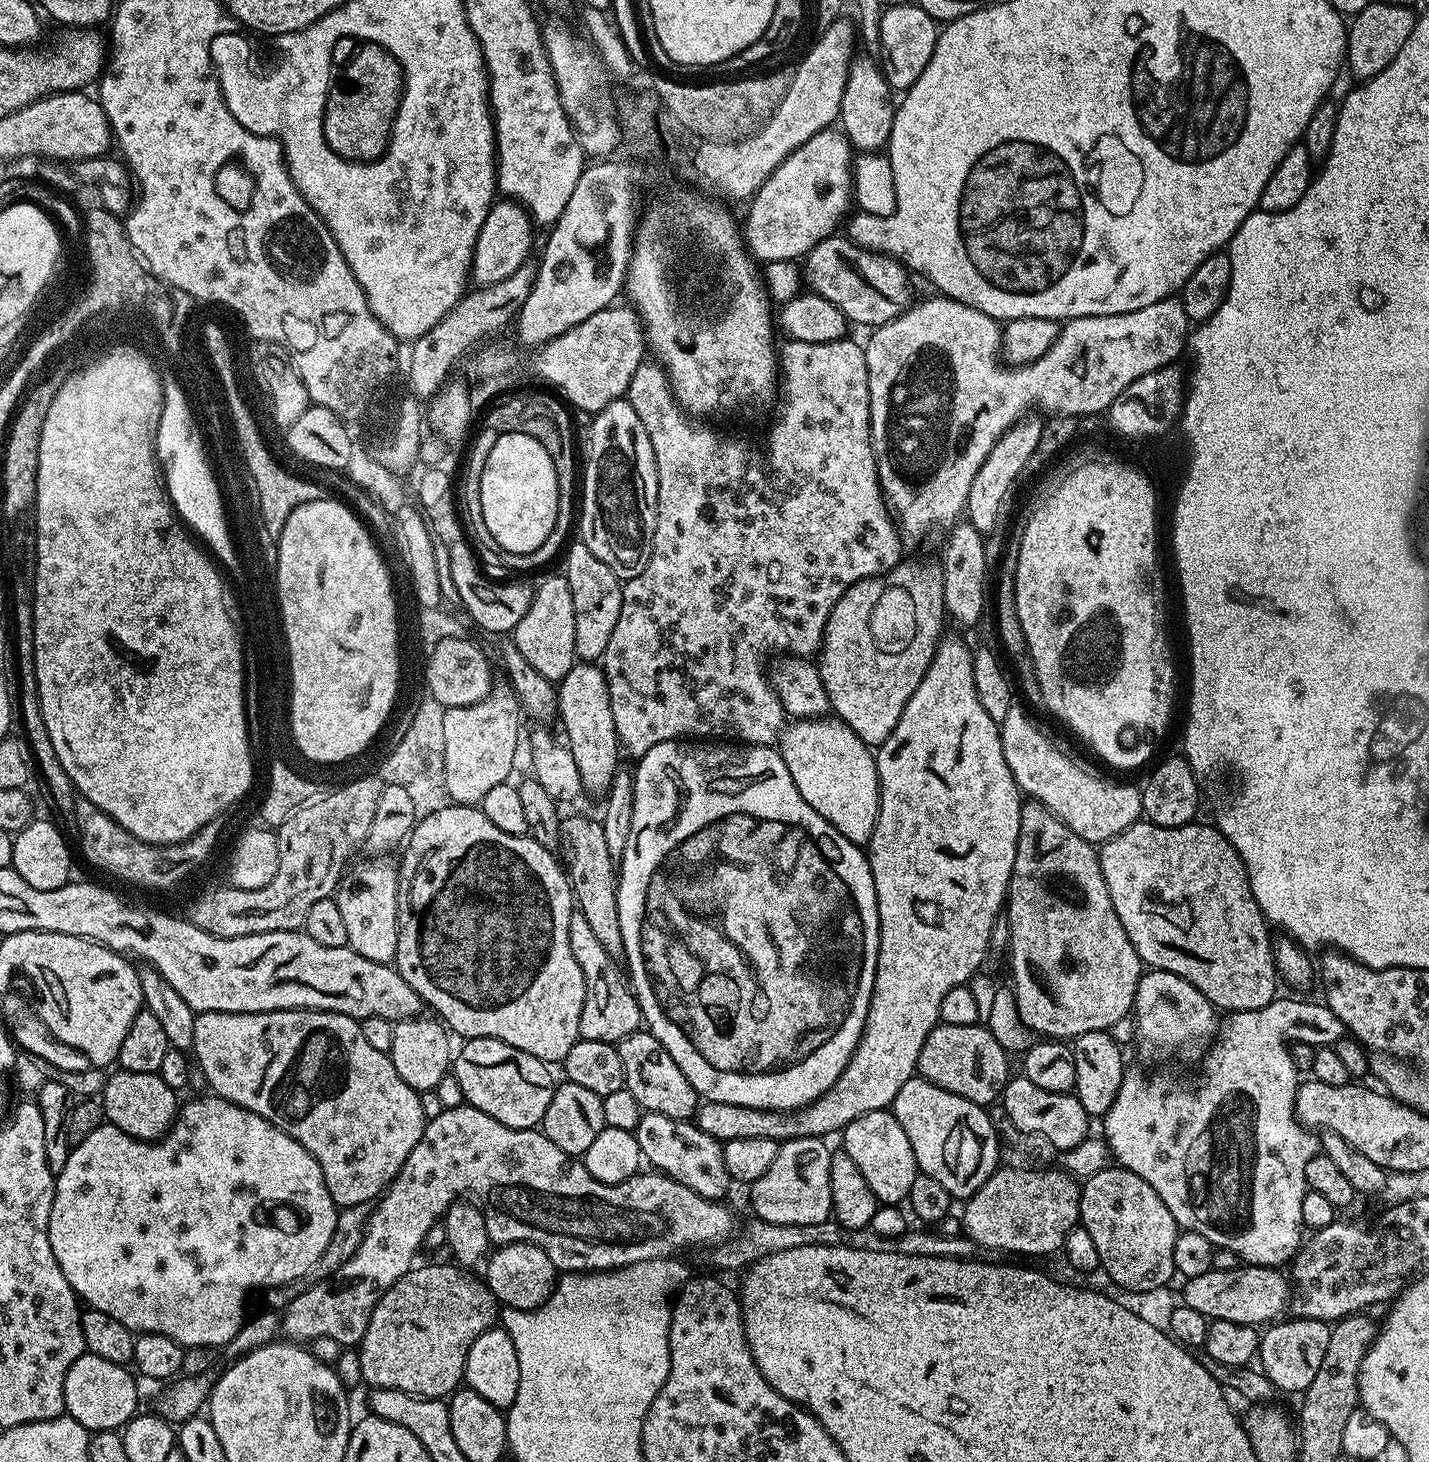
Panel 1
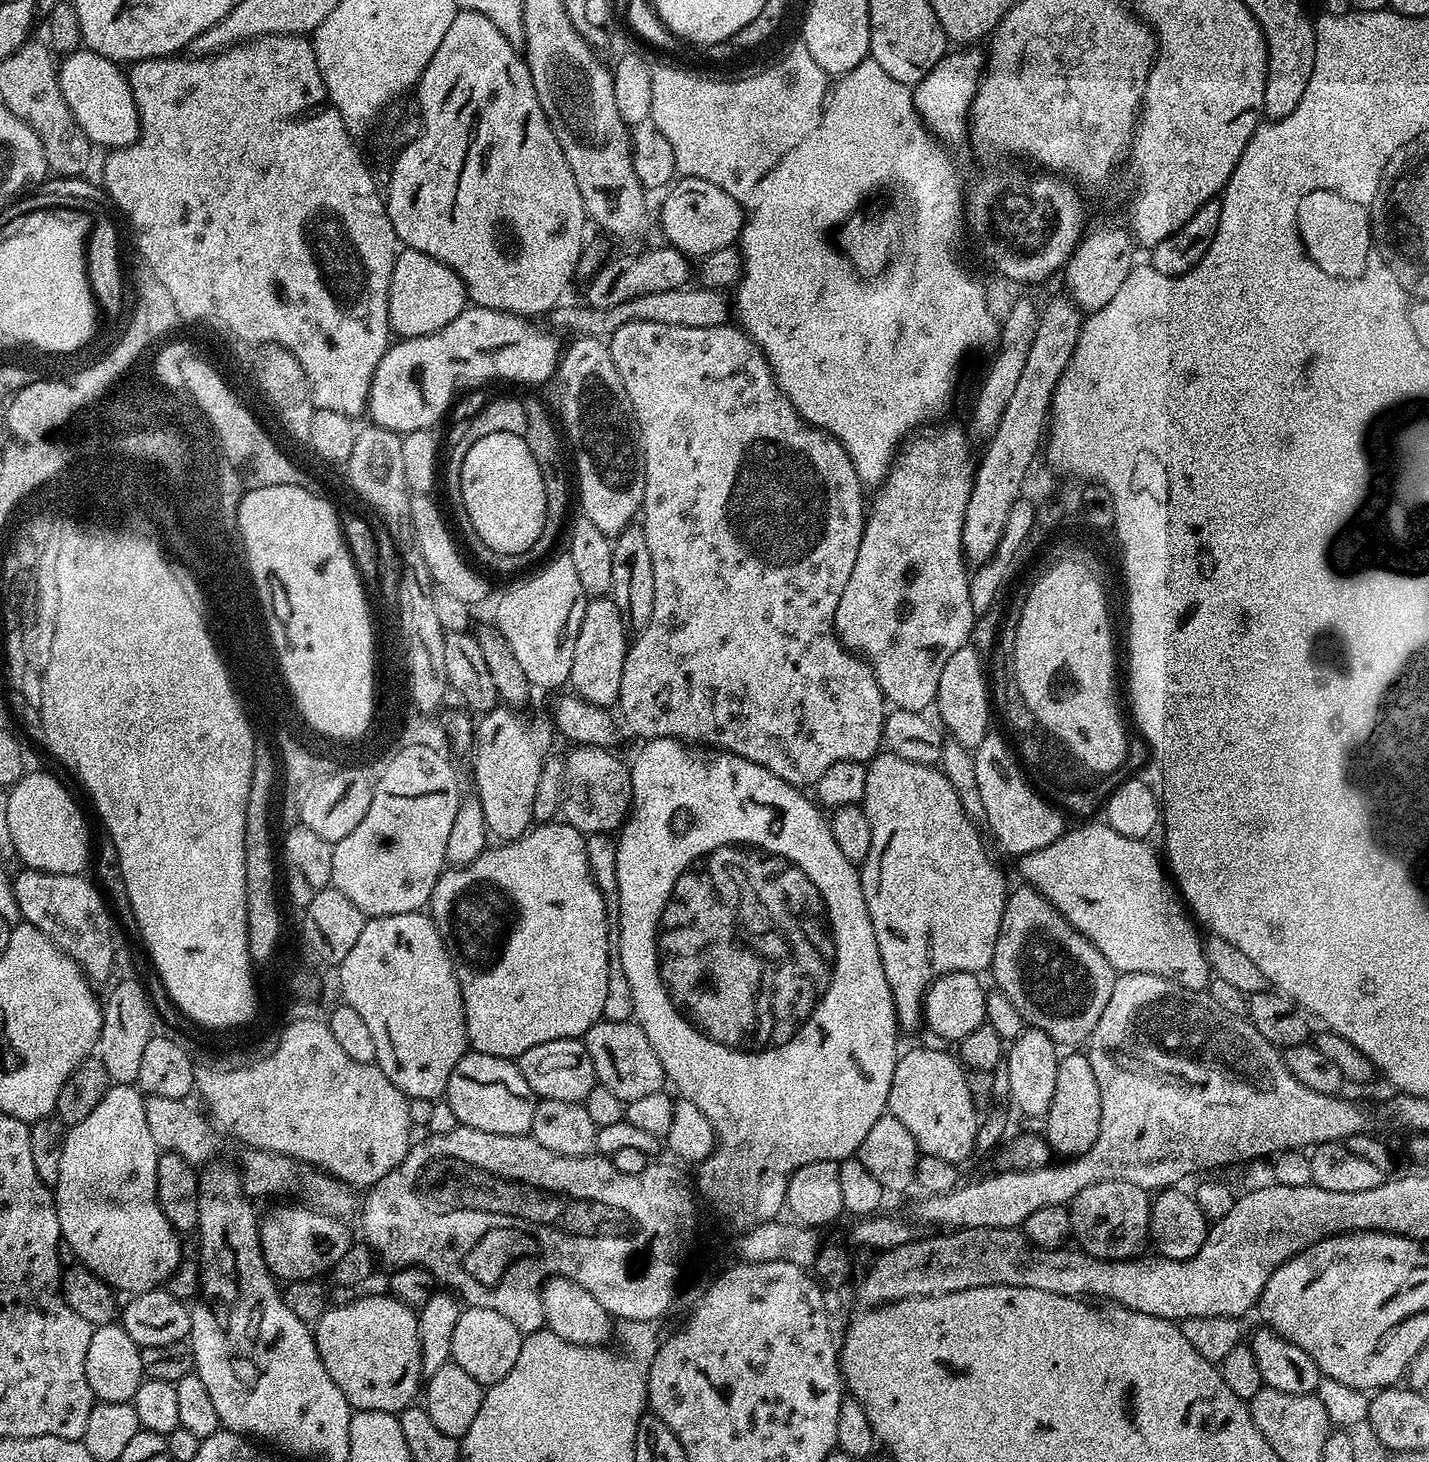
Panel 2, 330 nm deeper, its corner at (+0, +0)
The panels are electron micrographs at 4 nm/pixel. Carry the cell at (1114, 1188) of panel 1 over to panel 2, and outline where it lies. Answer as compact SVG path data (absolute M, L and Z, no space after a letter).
M1113 1180L1094 1182L1090 1186L1086 1186L1086 1190L1082 1190L1082 1194L1078 1194L1072 1199L1068 1213L1072 1223L1072 1236L1080 1243L1077 1245L1088 1255L1096 1256L1099 1260L1126 1260L1135 1257L1141 1251L1139 1248L1144 1243L1146 1245L1149 1243L1148 1223L1152 1213L1150 1196L1145 1189L1134 1186L1130 1182L1114 1182Z

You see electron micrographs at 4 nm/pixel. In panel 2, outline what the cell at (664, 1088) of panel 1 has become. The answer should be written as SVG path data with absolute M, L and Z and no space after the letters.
M602 1018L590 1026L582 1039L590 1054L590 1062L594 1062L598 1083L606 1086L606 1090L611 1090L613 1094L618 1094L620 1100L627 1102L643 1098L665 1087L662 1062L658 1062L658 1054L654 1054L654 1046L650 1046L650 1038L646 1038L639 1024L632 1020L610 1022Z

